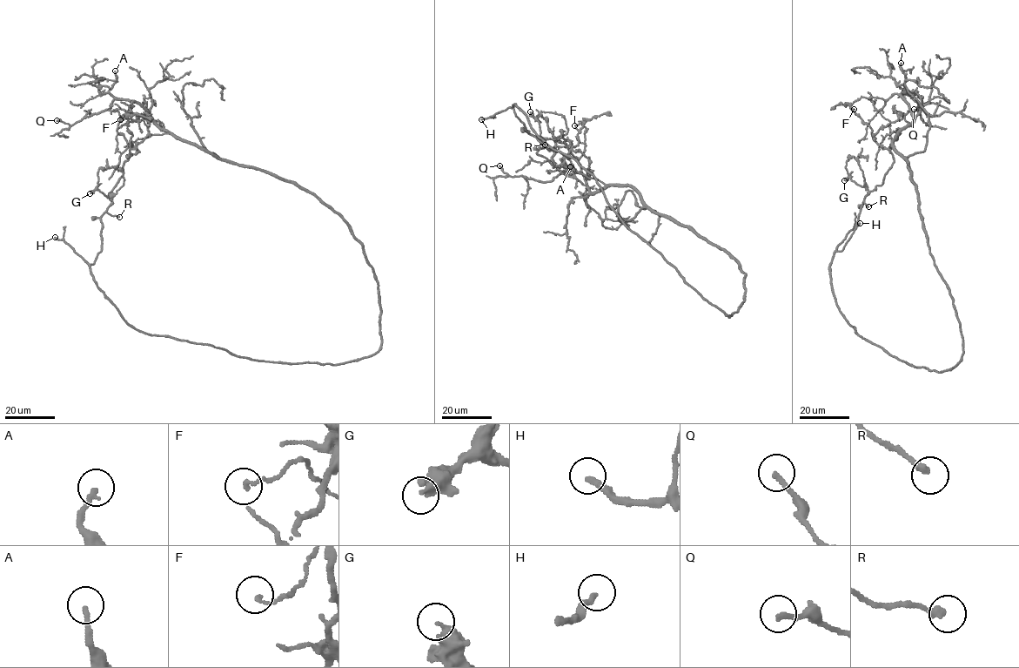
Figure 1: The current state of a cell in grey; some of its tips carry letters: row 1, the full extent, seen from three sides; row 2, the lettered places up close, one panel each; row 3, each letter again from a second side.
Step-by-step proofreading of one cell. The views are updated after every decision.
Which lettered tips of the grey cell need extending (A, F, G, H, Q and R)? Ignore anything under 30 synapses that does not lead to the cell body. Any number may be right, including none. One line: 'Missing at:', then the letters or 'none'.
Missing at: H

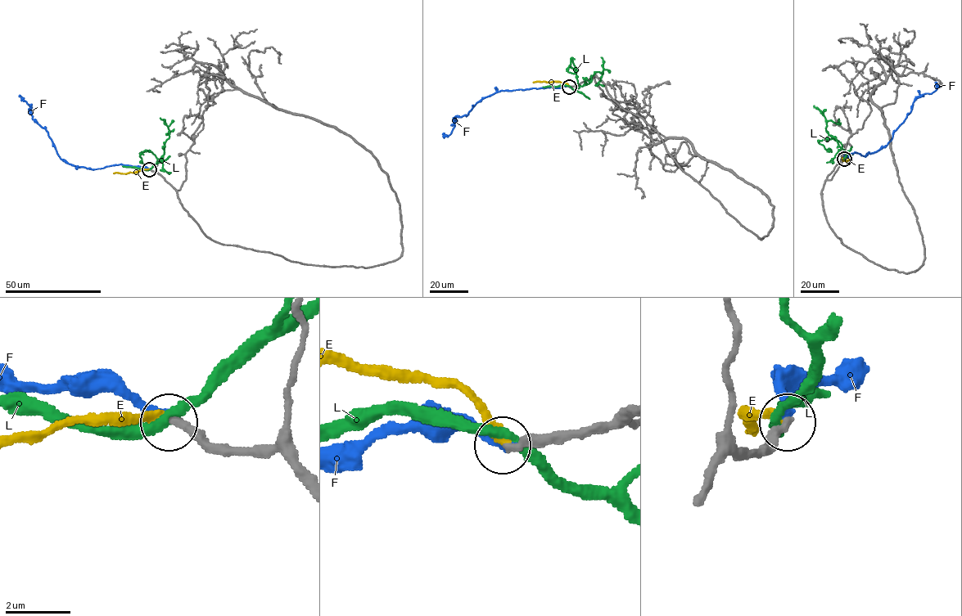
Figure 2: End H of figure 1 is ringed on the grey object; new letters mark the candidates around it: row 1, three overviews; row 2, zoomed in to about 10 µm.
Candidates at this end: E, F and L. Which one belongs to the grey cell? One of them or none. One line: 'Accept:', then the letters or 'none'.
Accept: E

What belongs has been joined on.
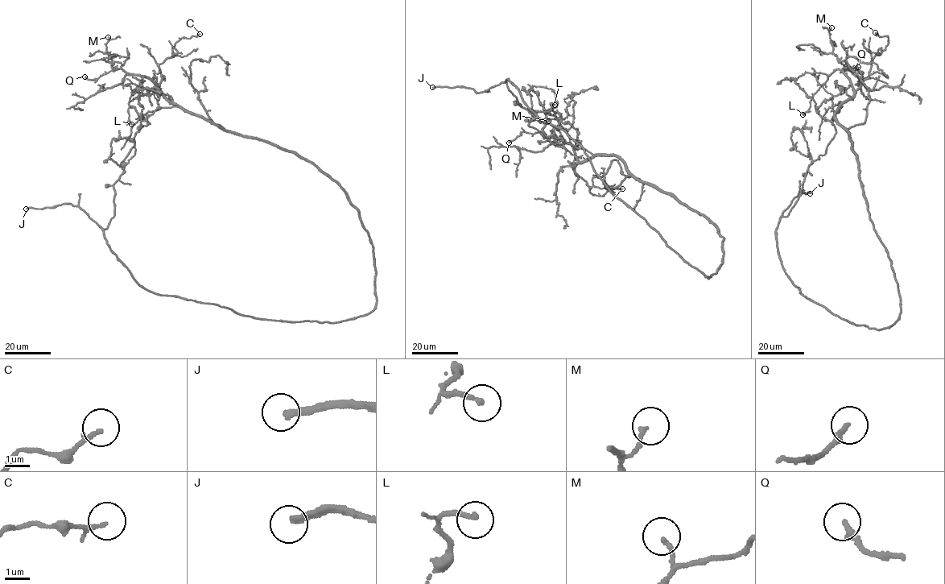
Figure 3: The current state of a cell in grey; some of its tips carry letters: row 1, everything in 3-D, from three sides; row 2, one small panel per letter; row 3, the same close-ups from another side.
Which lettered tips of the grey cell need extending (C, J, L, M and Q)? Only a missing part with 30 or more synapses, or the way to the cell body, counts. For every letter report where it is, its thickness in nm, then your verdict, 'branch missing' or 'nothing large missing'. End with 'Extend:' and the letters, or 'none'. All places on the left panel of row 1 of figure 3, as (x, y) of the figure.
C: place (200, 34); calibre 110 nm; nothing large missing
J: place (26, 209); calibre 240 nm; branch missing
L: place (131, 124); calibre 200 nm; nothing large missing
M: place (108, 37); calibre 160 nm; nothing large missing
Q: place (84, 76); calibre 240 nm; nothing large missing
Extend: J

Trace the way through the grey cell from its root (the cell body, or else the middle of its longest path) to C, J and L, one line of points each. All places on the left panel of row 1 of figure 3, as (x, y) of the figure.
C: (140, 82), (146, 76), (163, 94), (159, 89), (158, 65), (172, 55), (172, 47), (181, 38), (200, 34)
J: (140, 82), (142, 126), (113, 184), (114, 215), (107, 227), (69, 203), (26, 209)
L: (140, 82), (144, 80), (129, 97), (128, 122), (131, 124)

